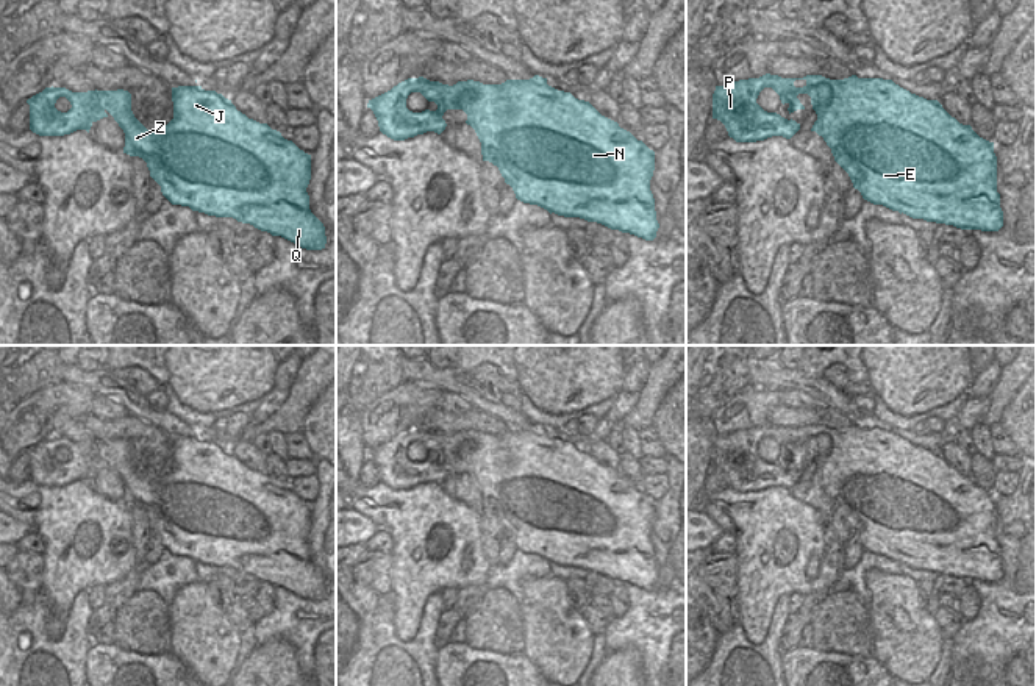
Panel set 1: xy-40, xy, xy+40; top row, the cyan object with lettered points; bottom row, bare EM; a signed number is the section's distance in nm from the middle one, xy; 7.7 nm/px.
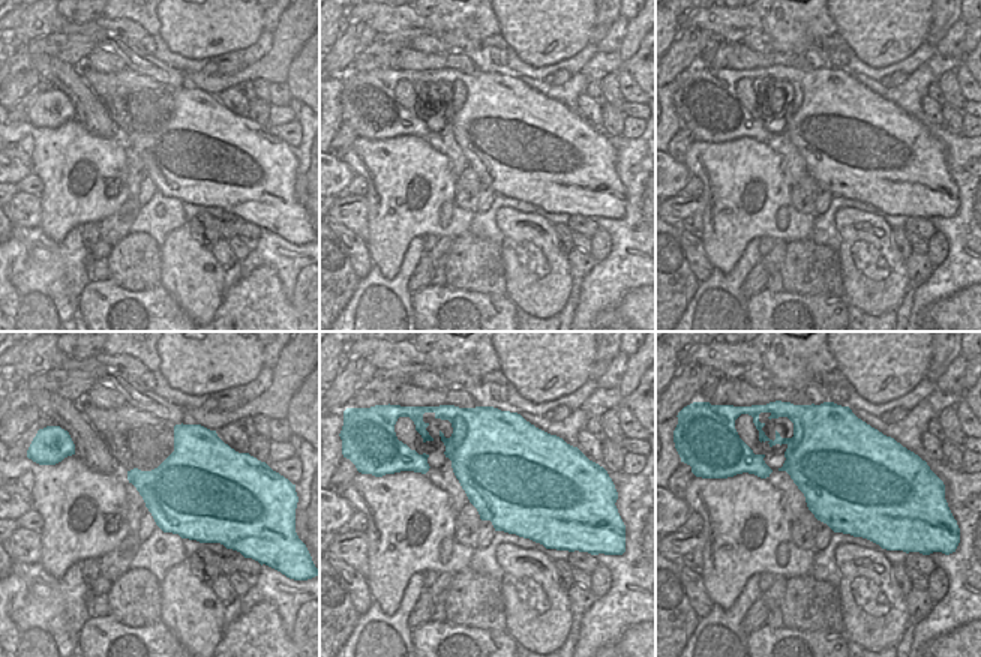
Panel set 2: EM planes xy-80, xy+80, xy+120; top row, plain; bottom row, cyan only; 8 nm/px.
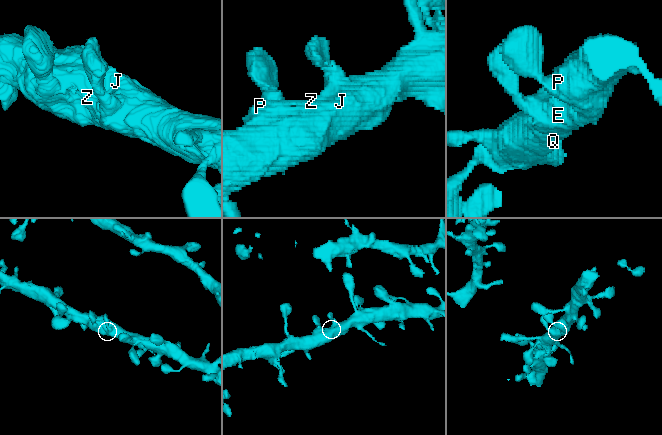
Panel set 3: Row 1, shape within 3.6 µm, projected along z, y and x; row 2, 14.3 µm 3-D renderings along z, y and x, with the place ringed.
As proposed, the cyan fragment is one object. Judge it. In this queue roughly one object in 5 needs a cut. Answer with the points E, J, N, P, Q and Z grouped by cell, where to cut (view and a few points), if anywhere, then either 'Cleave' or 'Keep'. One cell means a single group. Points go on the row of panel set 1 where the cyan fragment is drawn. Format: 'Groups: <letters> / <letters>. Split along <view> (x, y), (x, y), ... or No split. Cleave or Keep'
Groups: E J N P Q Z. No split. Keep

